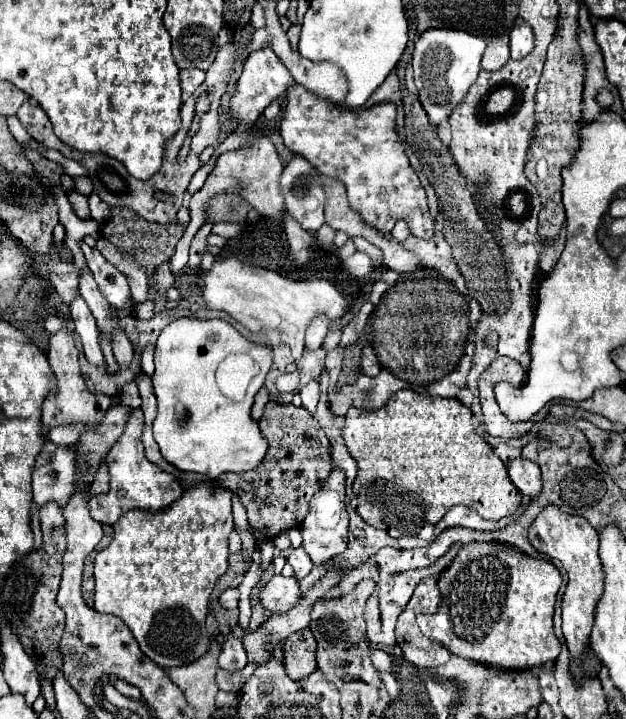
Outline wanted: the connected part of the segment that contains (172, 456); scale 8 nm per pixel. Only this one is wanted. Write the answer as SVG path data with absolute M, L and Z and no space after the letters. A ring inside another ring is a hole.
M181 317L171 321L157 339L153 373L153 387L157 395L153 435L165 461L181 471L201 473L211 479L217 479L227 471L243 473L255 469L267 453L267 439L263 437L259 423L251 417L251 407L271 363L271 345L247 341L231 323L223 319ZM231 353L247 353L261 367L243 401L227 399L215 383L219 363Z

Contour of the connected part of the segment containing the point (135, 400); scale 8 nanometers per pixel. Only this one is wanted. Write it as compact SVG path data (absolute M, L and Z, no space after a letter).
M127 381L121 389L121 405L127 405L127 407L139 407L141 405L141 397L139 397L139 391L135 387L133 381Z

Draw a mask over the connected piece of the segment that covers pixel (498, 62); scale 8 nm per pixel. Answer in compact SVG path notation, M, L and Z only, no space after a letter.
M497 39L497 41L493 41L493 43L487 45L487 49L483 53L483 59L481 59L481 69L485 69L485 71L497 71L509 59L511 59L509 57L509 47L501 39Z

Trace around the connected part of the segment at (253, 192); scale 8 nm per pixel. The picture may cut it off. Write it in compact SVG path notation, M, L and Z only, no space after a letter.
M255 129L253 131L253 137L249 139L249 145L237 149L237 151L227 151L227 153L221 153L219 159L217 159L217 167L213 169L213 173L207 177L203 189L199 193L195 193L191 197L191 221L183 233L183 237L179 239L177 247L175 247L175 253L173 257L169 259L169 269L173 275L179 275L183 271L183 267L187 265L187 255L189 255L189 243L193 239L193 235L197 233L197 229L205 223L205 205L207 205L207 199L213 197L215 193L231 193L235 191L237 187L241 187L241 193L243 197L251 203L251 207L261 215L261 217L267 217L271 221L277 221L281 223L281 227L285 227L285 217L287 217L287 211L285 211L285 201L283 201L283 195L279 193L279 175L281 175L281 169L283 169L283 163L279 161L279 155L273 147L273 143L265 137L265 135L257 135L259 131Z

